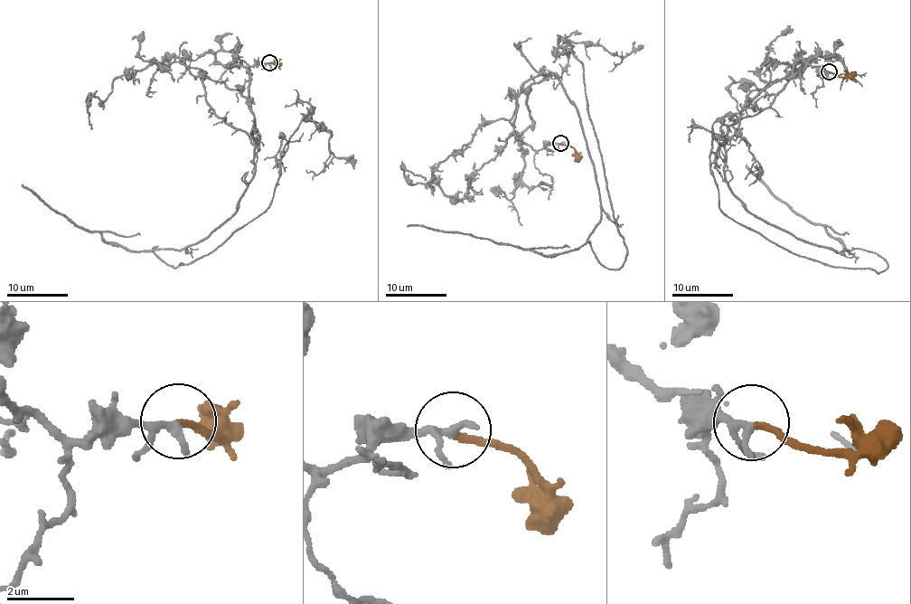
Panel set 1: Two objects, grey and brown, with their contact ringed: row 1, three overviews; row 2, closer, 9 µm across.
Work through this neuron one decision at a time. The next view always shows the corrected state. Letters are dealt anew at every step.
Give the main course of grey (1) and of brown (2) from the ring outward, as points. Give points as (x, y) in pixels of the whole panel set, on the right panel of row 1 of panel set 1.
1: (828, 72), (800, 63), (741, 112), (725, 179), (887, 264), (825, 265), (725, 216), (714, 124), (756, 176)
2: (830, 72), (839, 76), (856, 73)

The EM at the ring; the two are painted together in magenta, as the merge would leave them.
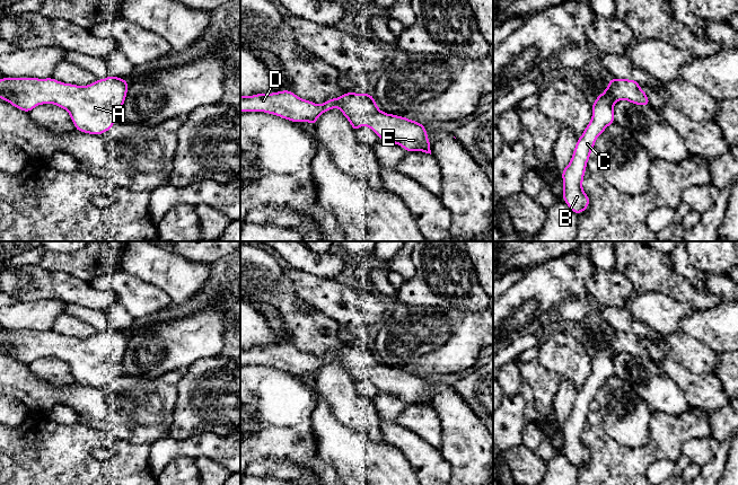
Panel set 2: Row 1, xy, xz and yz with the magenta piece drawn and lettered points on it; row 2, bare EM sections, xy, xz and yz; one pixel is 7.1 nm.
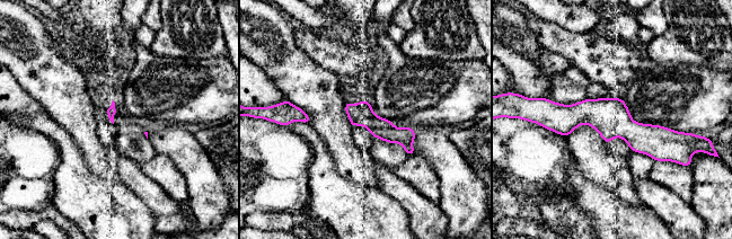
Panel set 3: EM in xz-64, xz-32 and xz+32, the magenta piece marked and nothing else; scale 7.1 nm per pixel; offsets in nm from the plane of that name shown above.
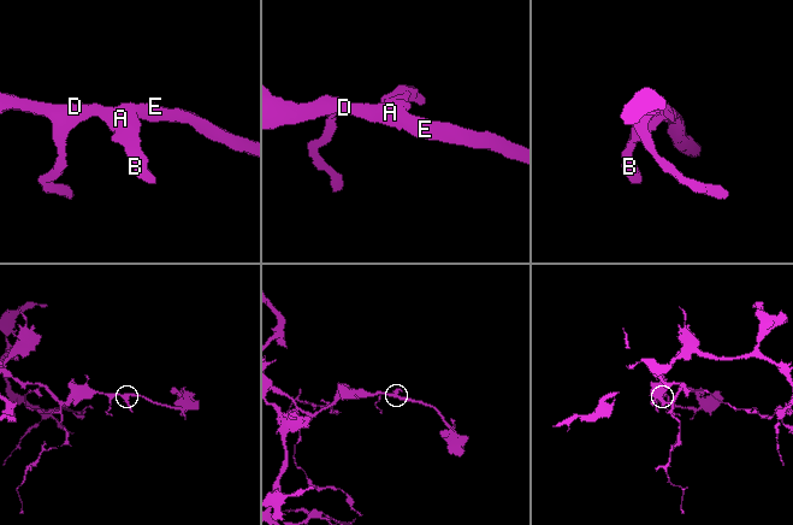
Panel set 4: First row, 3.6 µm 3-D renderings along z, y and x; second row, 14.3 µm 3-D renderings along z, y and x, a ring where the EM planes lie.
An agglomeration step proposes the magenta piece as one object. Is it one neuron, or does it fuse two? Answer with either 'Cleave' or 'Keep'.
Keep

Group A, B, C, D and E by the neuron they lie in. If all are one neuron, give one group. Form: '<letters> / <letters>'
A B C D E

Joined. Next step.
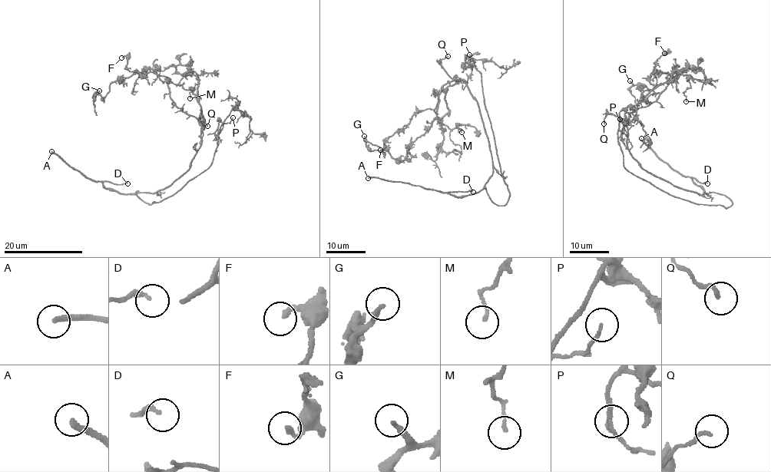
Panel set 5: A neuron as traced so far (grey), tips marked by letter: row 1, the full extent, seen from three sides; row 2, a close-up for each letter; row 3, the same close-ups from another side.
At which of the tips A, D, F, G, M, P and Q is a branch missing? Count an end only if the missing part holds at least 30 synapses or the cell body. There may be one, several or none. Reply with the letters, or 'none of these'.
A, D

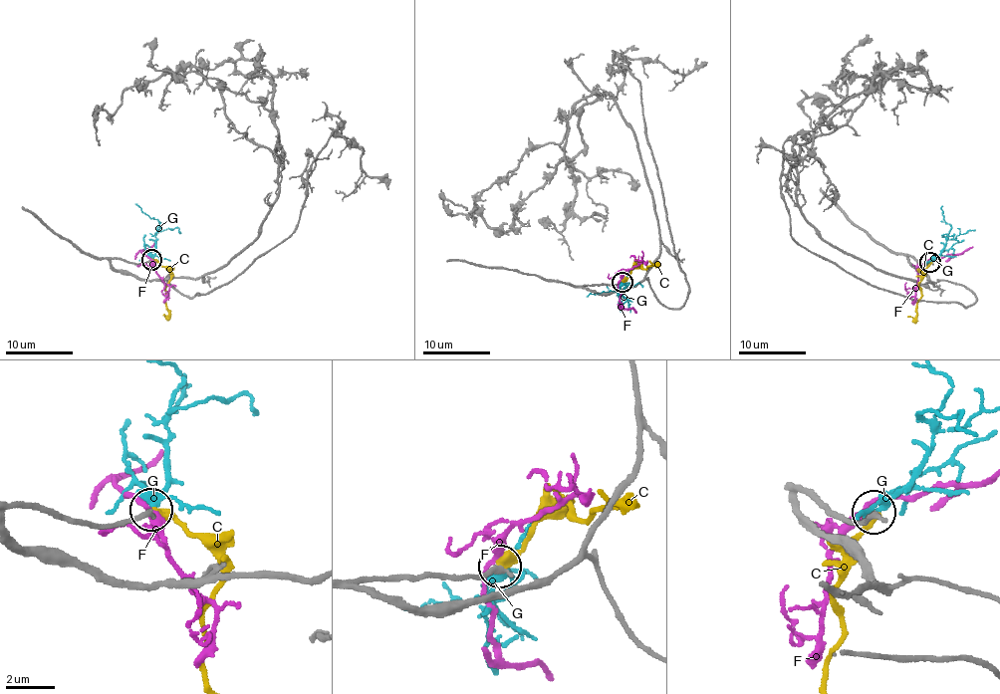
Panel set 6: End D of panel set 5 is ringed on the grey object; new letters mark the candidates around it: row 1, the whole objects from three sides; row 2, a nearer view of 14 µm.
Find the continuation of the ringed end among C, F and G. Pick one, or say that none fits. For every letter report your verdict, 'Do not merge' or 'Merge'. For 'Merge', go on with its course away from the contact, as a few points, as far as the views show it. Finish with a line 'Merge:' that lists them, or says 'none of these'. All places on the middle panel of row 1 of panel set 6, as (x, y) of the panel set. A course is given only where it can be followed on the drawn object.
C: Do not merge
F: Do not merge
G: Merge. Its course: (623, 283), (625, 287), (623, 291), (601, 291), (587, 296)
Merge: G

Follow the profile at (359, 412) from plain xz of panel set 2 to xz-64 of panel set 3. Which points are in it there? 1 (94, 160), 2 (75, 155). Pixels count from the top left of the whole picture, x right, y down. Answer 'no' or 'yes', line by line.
1: yes
2: no

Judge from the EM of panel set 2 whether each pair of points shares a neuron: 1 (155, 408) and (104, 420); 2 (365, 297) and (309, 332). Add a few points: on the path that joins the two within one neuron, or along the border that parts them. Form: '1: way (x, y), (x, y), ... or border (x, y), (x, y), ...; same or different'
1: way (142, 408), (125, 408), (116, 413); same
2: border (315, 308), (333, 318), (342, 327); different

